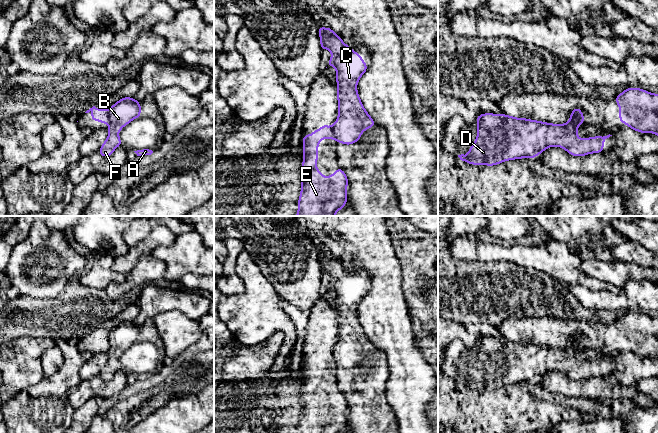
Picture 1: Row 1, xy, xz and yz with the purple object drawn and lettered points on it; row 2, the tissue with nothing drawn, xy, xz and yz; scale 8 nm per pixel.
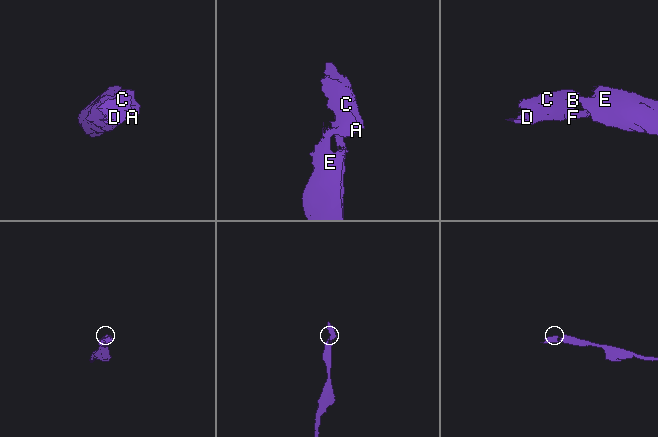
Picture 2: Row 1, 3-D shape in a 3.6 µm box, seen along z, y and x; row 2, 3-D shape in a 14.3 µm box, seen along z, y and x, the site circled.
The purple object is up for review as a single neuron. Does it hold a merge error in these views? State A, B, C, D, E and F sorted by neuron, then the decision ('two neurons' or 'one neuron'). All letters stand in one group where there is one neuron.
A B C D F / E; two neurons

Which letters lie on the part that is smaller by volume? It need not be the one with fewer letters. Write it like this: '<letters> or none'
A, B, C, D, F

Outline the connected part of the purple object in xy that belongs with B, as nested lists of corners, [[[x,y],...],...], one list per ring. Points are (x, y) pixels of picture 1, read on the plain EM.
[[[122,321],[112,329],[109,332],[109,359],[98,377],[102,381],[111,380],[116,371],[122,370],[119,355],[138,341],[141,341],[141,328],[135,322]]]

